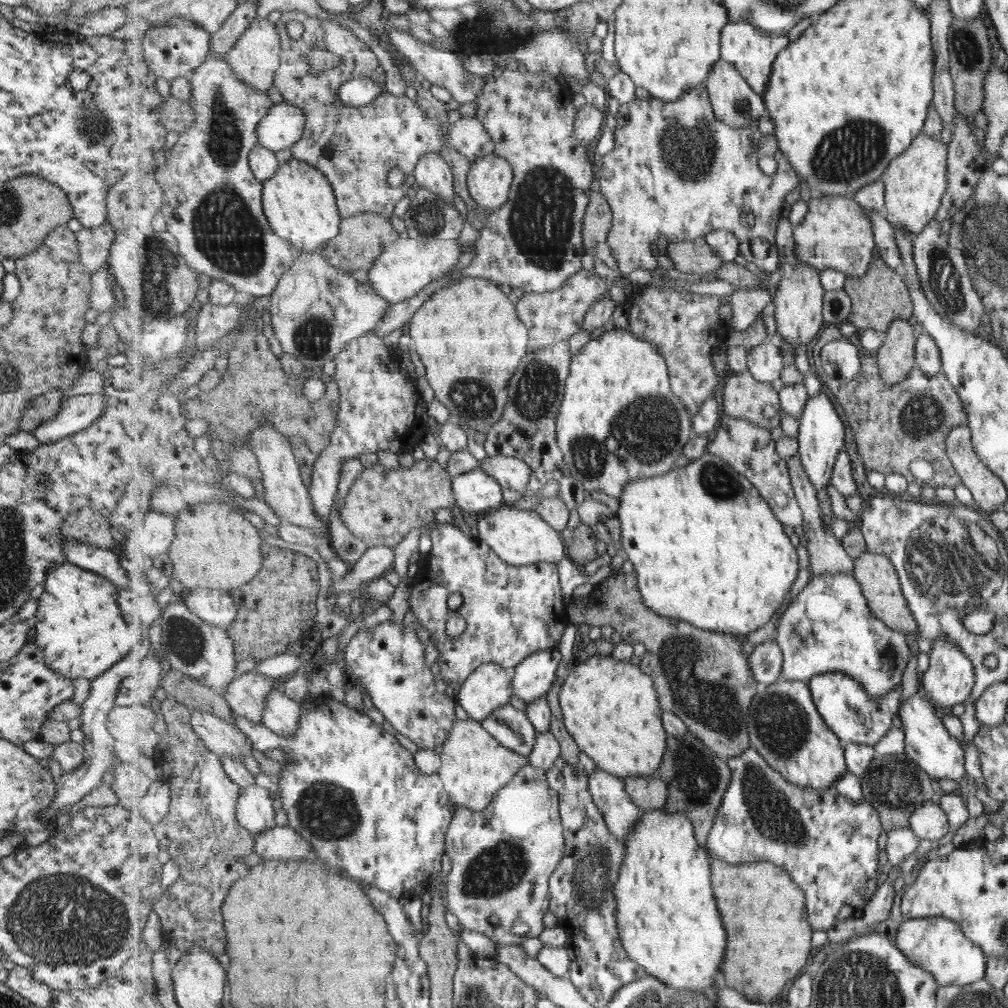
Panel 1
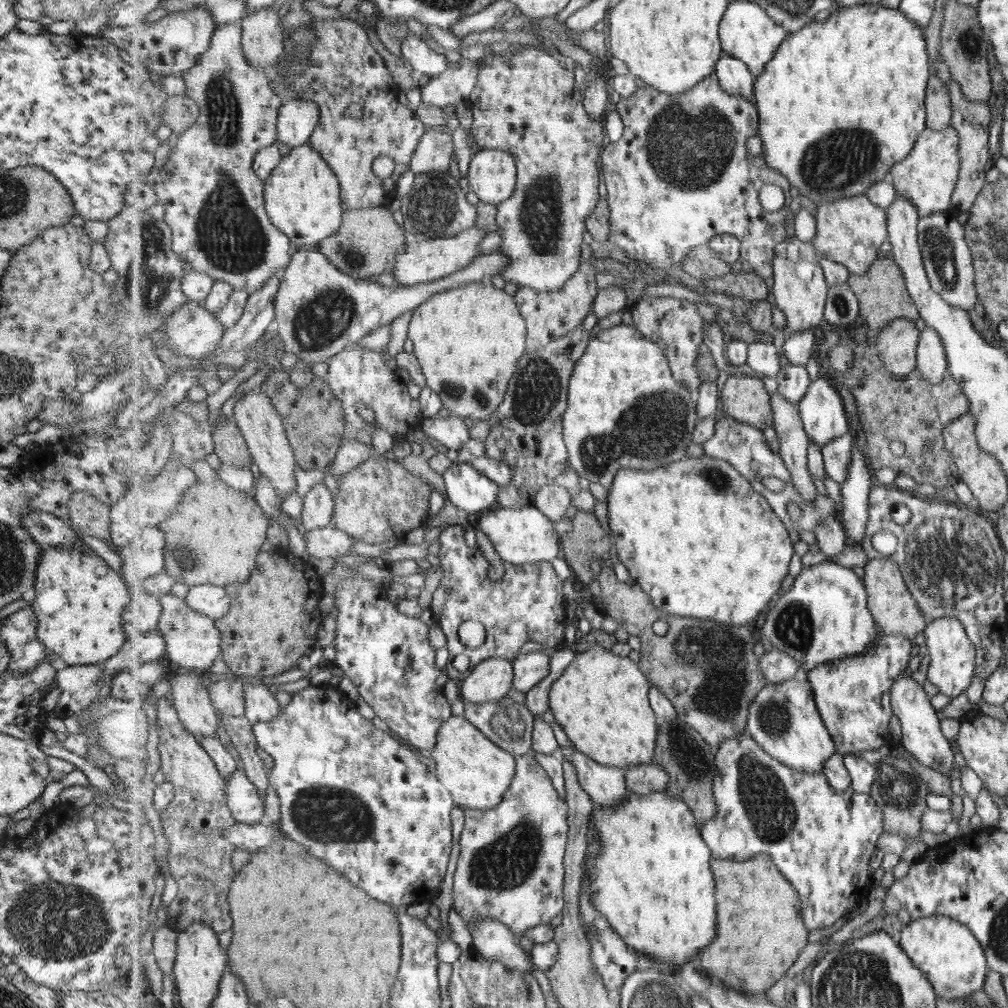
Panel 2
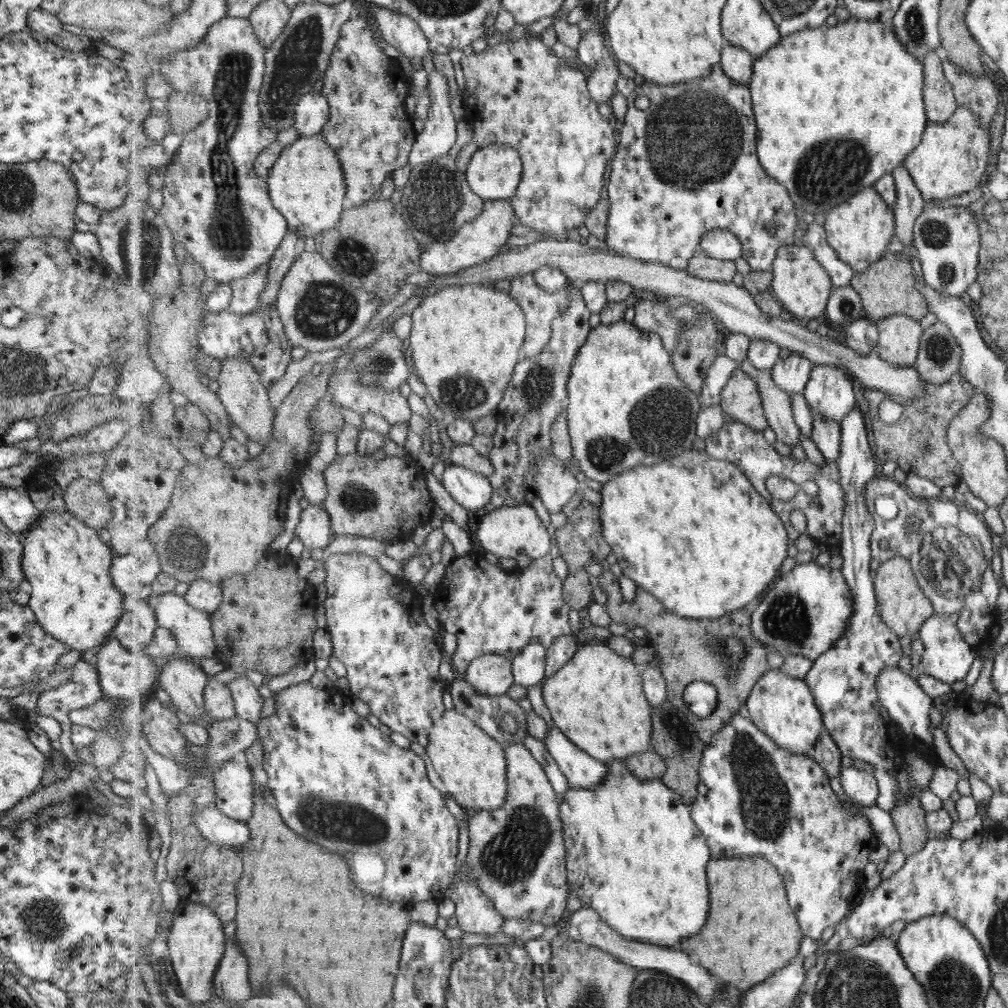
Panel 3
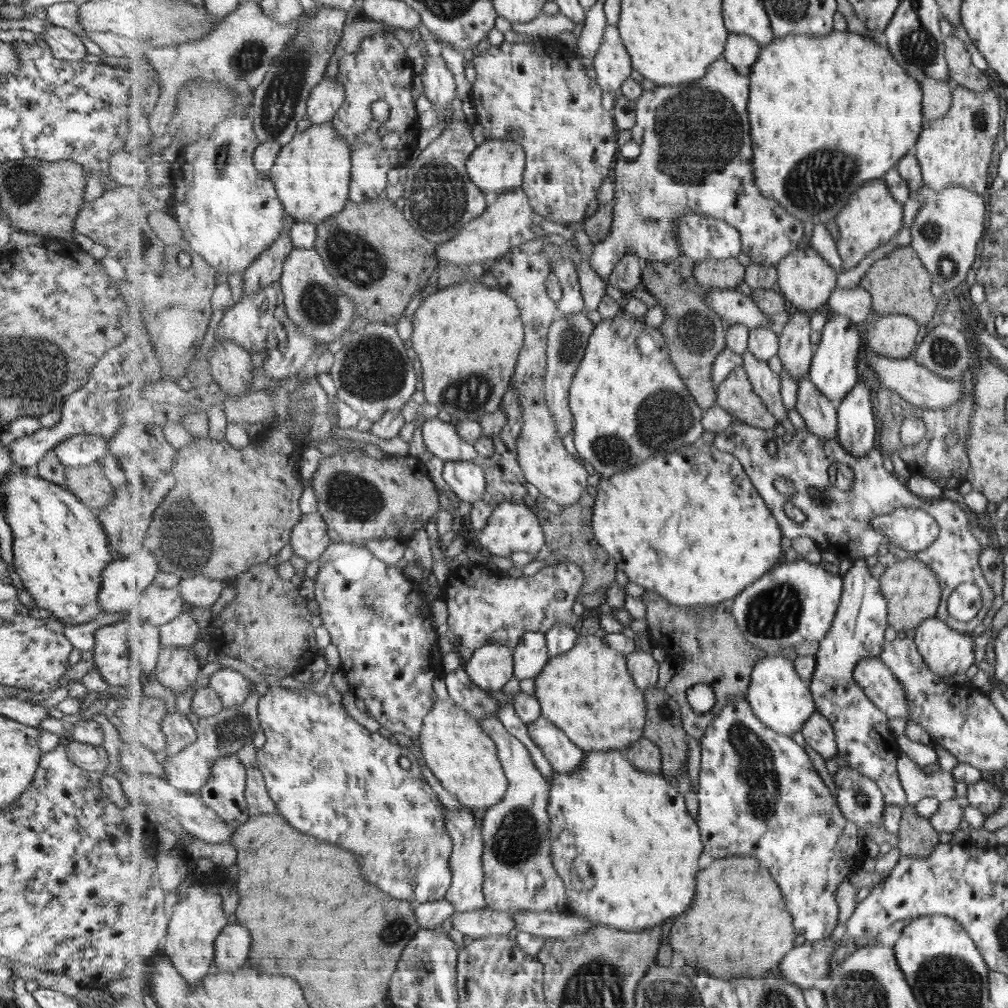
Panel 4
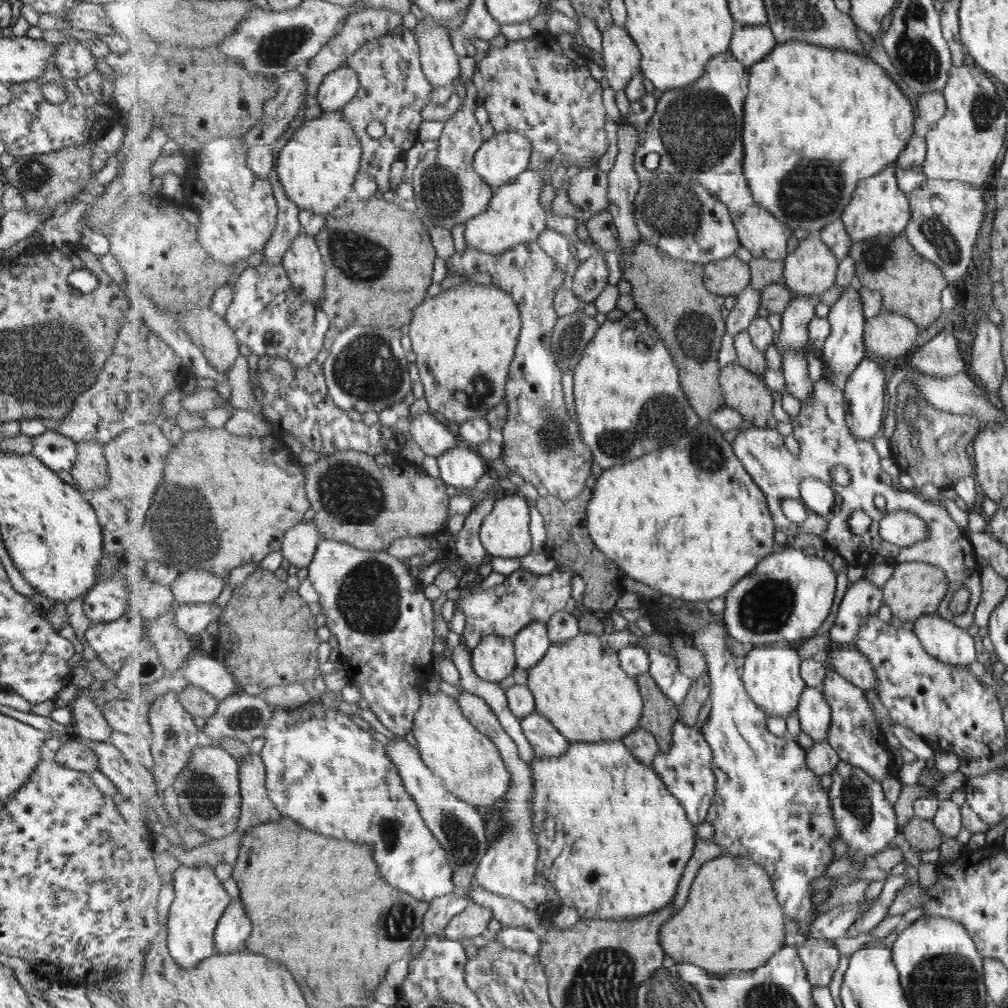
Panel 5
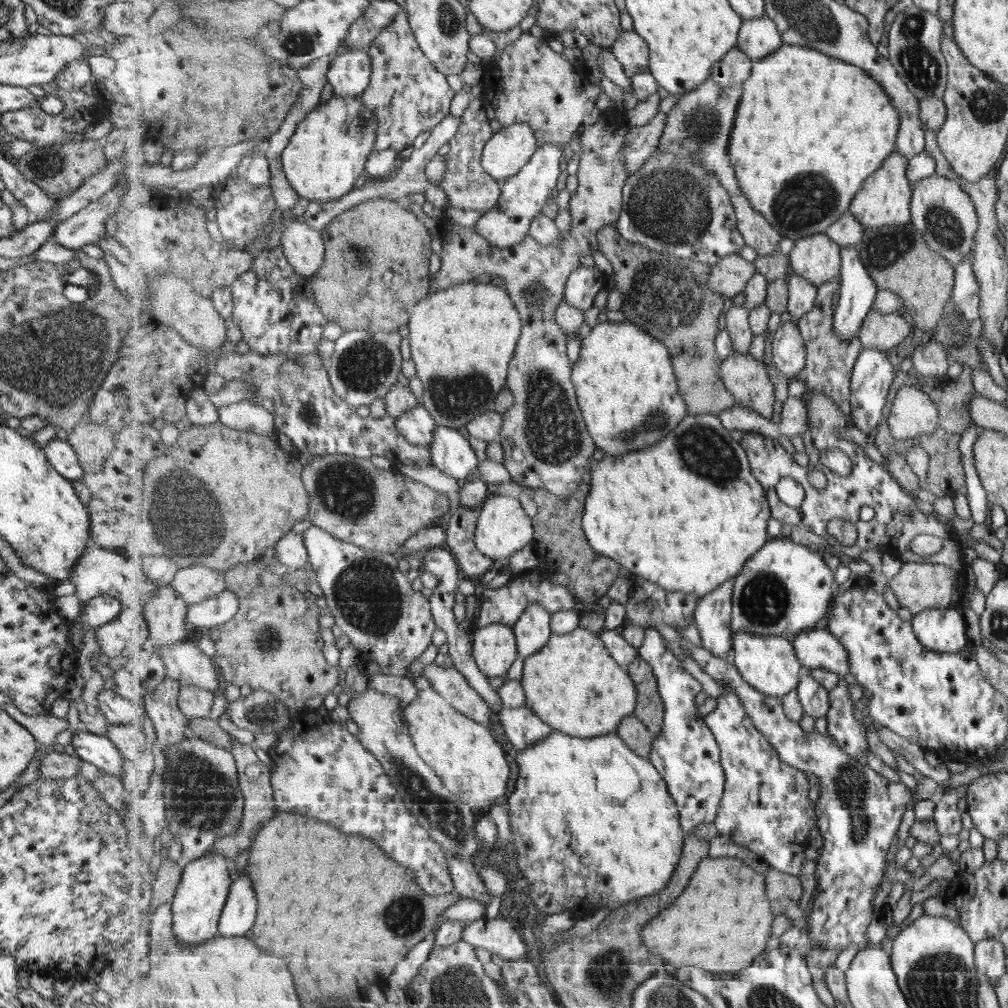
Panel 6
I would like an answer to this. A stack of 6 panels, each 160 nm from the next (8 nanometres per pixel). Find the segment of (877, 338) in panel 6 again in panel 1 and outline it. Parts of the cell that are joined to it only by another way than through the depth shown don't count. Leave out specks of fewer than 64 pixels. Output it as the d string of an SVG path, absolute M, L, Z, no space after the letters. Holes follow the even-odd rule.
M895 319L887 330L881 350L877 353L880 375L883 376L883 380L886 380L889 384L899 384L910 377L913 373L912 370L917 366L917 342L918 338L915 338L913 326L903 319Z

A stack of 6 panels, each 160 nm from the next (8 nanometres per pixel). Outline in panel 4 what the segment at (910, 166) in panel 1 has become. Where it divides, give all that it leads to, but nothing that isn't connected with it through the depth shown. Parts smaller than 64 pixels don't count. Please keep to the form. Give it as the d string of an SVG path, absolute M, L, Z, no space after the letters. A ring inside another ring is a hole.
M953 84L952 97L950 111L942 119L929 120L923 116L922 136L914 150L921 163L923 184L936 191L945 190L951 185L959 185L981 195L987 186L987 166L991 160L995 136L999 130L999 102L990 88L982 93L976 93L966 86L957 84Z

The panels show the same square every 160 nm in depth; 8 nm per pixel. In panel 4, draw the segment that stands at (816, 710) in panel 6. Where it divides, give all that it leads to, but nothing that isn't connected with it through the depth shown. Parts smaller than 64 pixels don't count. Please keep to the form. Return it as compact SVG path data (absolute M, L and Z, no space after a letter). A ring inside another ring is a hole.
M818 710L807 720L806 726L802 728L802 733L811 748L819 753L825 761L838 754L835 729L831 721Z

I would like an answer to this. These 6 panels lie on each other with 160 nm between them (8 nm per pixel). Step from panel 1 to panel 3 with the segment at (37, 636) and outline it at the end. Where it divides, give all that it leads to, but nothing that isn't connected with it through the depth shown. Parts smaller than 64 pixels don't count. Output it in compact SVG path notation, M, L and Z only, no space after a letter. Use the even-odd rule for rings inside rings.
M43 510L41 515L43 518L20 536L23 548L21 570L24 580L29 582L31 588L27 606L33 611L37 624L47 636L60 640L60 643L66 644L70 650L80 653L91 650L93 646L100 646L111 637L112 628L122 613L122 604L125 601L111 582L108 572L114 555L103 534L89 528L66 510Z

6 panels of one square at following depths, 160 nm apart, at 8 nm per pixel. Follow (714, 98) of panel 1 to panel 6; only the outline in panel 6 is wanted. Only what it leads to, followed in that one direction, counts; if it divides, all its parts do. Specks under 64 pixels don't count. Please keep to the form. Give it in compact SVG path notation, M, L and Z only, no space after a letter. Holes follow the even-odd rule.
M768 15L747 20L739 32L737 47L745 51L753 62L759 61L777 51L784 43L781 32Z

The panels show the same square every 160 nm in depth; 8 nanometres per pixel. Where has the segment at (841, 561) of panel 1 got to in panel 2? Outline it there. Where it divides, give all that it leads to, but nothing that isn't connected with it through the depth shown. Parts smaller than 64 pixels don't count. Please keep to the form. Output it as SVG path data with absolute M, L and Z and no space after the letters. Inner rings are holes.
M778 390L771 393L774 407L774 430L779 453L784 458L784 464L791 471L791 484L799 490L803 500L817 501L817 488L808 467L809 436L804 429L799 406L789 402ZM835 516L827 517L815 529L816 545L825 554L825 562L831 563L831 560L839 556L847 546L848 536L843 532L841 523Z

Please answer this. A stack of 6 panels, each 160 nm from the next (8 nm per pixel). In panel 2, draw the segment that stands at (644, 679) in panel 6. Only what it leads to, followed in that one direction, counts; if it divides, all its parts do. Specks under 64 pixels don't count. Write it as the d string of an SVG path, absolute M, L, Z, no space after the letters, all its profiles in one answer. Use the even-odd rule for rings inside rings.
M681 718L666 720L658 725L658 747L654 761L670 774L666 793L680 796L692 808L699 824L713 819L718 805L714 795L714 782L718 774L715 749Z

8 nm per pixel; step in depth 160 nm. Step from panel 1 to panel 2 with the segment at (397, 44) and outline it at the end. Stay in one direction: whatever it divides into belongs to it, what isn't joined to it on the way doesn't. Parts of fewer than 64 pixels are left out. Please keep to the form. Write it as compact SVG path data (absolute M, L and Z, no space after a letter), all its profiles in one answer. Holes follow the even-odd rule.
M406 35L400 45L400 54L416 75L432 79L448 70L445 55L437 54L420 36Z

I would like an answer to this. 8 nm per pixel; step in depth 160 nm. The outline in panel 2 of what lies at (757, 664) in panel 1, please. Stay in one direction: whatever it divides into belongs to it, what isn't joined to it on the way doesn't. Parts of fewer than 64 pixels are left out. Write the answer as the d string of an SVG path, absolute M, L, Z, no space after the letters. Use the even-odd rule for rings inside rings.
M773 648L762 655L760 667L771 683L783 683L798 677L802 672L800 662L795 660L794 656L777 648Z

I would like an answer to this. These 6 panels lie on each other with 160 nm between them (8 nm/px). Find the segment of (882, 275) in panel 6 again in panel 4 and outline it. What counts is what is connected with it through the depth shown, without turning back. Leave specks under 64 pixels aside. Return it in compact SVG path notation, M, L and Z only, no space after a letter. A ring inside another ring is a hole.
M911 244L897 247L886 257L877 259L864 274L859 286L872 294L876 316L907 315L926 325L937 314L937 299L933 296L933 276Z

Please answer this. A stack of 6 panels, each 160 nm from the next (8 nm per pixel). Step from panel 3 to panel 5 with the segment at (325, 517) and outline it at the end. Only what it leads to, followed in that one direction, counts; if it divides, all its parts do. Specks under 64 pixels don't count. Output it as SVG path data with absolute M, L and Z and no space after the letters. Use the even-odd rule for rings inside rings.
M313 522L300 523L286 532L281 548L284 561L297 568L308 568L319 550L322 540L319 526Z

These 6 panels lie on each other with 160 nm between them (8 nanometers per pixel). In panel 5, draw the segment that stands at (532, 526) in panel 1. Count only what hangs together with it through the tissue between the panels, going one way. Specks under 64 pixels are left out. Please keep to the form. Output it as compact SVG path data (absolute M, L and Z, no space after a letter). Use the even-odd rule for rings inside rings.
M509 491L501 496L498 502L495 503L494 511L491 512L490 516L487 516L480 532L483 547L491 557L515 559L518 557L525 557L531 552L533 542L531 542L531 532L529 532L531 516L529 516L528 501L527 496Z

